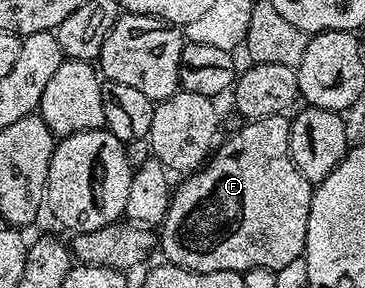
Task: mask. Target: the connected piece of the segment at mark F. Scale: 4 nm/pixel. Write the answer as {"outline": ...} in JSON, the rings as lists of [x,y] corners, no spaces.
{"outline":[[[285,115],[269,116],[259,120],[251,120],[241,125],[239,132],[234,132],[226,141],[223,139],[217,145],[216,151],[207,159],[205,165],[196,172],[191,172],[185,177],[182,185],[173,189],[170,197],[170,205],[166,211],[166,217],[160,225],[160,252],[169,263],[187,268],[193,272],[247,272],[253,268],[273,268],[283,270],[289,264],[294,264],[303,259],[306,251],[306,235],[308,234],[308,214],[312,210],[312,198],[315,185],[311,184],[296,166],[290,157],[290,120]]]}

